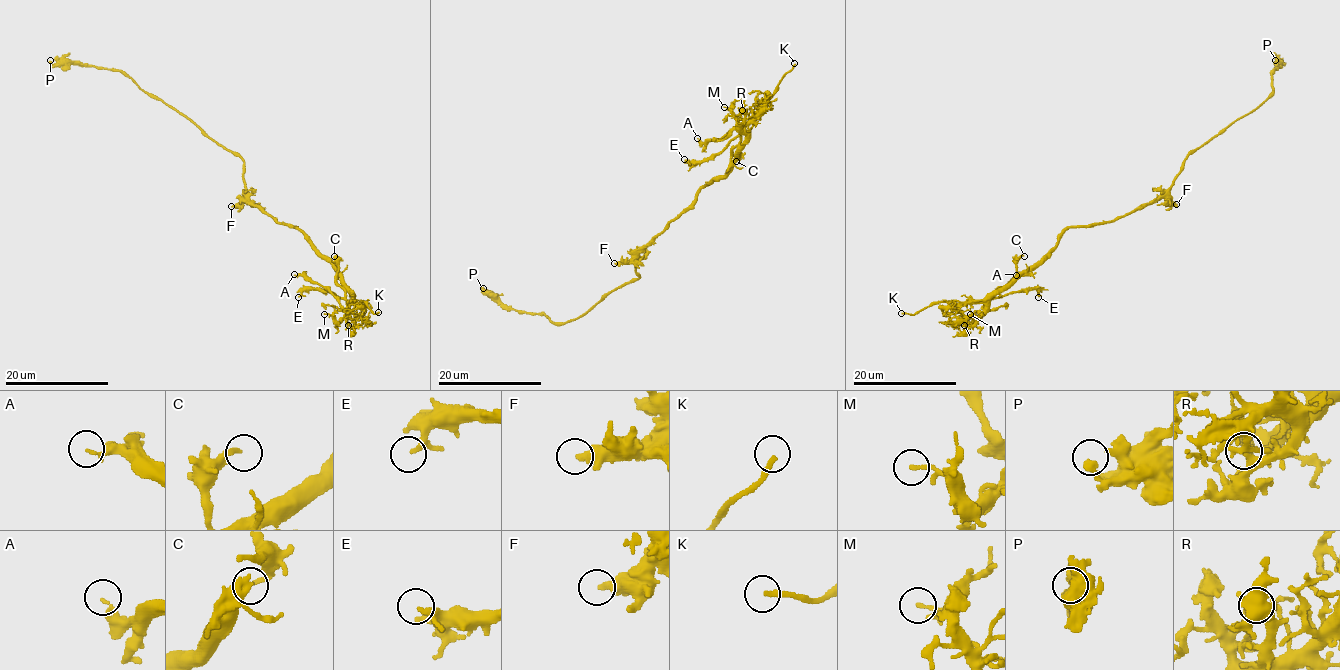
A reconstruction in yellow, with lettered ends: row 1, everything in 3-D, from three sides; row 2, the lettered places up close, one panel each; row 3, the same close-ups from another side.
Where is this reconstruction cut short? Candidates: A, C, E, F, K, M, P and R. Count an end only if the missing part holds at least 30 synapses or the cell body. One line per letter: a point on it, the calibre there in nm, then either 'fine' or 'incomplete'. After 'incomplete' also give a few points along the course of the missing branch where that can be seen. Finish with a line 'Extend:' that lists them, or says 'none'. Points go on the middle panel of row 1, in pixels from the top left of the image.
A: at (697, 138); 160 nm thick; fine
C: at (736, 161); 170 nm thick; fine
E: at (684, 159); 190 nm thick; fine
F: at (614, 263); 360 nm thick; fine
K: at (794, 63); 220 nm thick; incomplete
M: at (724, 107); 150 nm thick; fine
P: at (483, 288); 240 nm thick; fine
R: at (742, 110); 110 nm thick; fine
Extend: K

